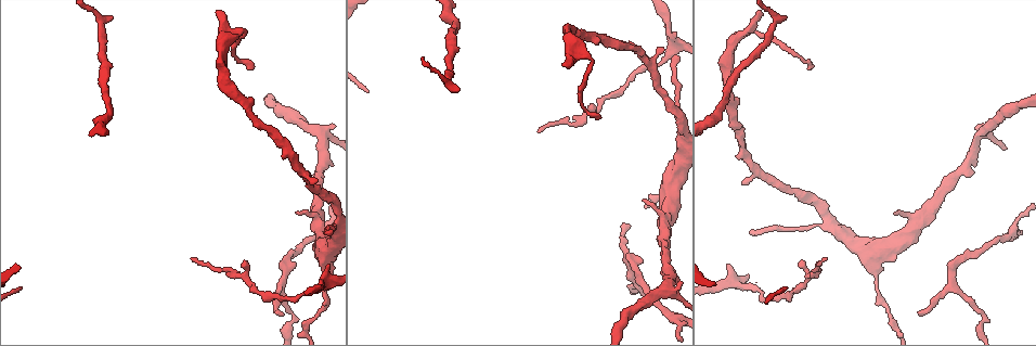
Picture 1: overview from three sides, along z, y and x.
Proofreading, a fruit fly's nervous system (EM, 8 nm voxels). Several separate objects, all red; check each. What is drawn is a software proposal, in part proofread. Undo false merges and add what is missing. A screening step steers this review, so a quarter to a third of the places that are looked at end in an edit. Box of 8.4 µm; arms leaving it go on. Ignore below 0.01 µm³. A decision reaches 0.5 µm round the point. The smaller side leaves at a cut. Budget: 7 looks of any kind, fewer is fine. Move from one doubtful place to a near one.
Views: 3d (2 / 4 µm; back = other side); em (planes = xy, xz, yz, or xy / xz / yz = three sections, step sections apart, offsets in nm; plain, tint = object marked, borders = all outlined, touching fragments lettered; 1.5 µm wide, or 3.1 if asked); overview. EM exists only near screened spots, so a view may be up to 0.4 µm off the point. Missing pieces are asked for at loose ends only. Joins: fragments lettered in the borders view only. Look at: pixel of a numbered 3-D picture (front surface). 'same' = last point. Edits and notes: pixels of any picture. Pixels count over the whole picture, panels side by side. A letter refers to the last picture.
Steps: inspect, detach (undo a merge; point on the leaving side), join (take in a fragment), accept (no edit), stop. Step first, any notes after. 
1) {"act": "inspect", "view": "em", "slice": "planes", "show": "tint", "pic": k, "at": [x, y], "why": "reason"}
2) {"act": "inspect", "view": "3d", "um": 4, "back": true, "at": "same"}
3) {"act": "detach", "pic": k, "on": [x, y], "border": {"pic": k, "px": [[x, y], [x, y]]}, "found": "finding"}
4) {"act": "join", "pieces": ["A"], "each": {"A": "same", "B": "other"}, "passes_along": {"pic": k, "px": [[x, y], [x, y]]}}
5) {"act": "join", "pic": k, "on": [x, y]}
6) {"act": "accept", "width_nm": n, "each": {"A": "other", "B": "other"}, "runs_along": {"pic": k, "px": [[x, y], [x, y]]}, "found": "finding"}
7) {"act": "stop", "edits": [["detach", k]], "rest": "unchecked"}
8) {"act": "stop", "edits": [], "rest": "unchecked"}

{"act": "inspect", "view": "em", "slice": "planes", "show": "borders", "pic": 1, "at": [744, 183], "why": "an open end"}

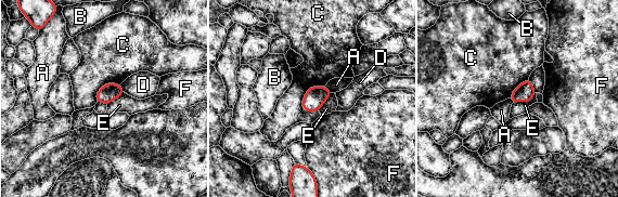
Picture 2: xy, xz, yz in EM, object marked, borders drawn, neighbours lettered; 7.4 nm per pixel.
{"act": "accept", "longest_contact_nm": ["C", 240], "each": {"A": "other", "B": "other", "C": "other", "D": "other", "E": "other", "F": "other"}, "border": {"pic": 2, "px": [[536, 93], [528, 101], [513, 103]]}, "found": "no lettered fragment goes on from it"}

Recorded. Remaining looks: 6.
{"act": "inspect", "view": "3d", "um": 2, "pic": 1, "at": [278, 312], "why": "thin end"}

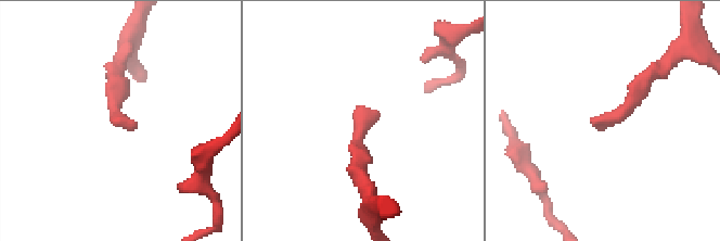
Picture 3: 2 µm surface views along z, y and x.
{"act": "inspect", "view": "em", "slice": "yz", "step": 4, "show": "borders", "pic": 3, "at": [115, 120]}

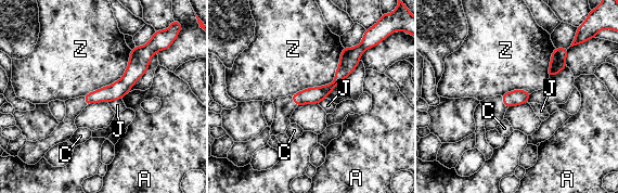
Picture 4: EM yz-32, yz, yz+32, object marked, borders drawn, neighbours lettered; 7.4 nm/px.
{"act": "inspect", "view": "em", "slice": "planes", "show": "borders", "at": "same", "why": "cut it another way"}

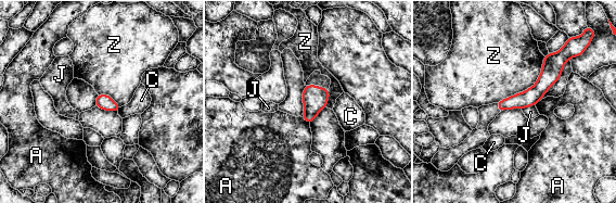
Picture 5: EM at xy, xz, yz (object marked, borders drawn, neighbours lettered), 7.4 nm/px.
{"act": "accept", "width_nm": 110, "each": {"A": "other", "C": "other", "J": "other", "Z": "other"}, "runs_along": {"pic": 5, "px": [[557, 54], [528, 98], [501, 106]]}, "found": "no lettered fragment goes on from it"}

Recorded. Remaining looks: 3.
{"act": "inspect", "view": "em", "slice": "xz", "step": 8, "show": "borders", "pic": 1, "at": [600, 115], "why": "branch stops here"}

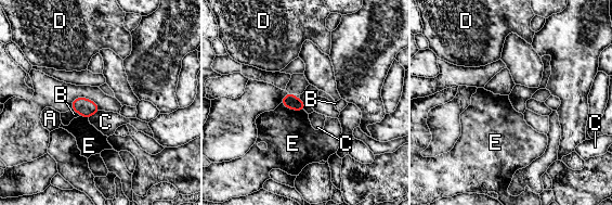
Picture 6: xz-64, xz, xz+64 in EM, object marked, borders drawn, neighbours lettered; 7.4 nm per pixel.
{"act": "inspect", "view": "em", "slice": "planes", "show": "borders", "at": "same"}

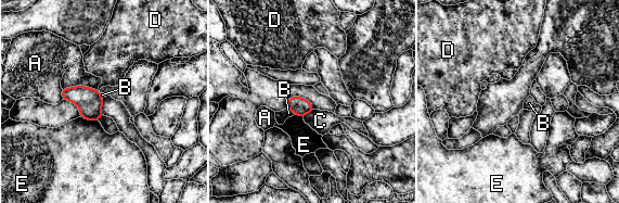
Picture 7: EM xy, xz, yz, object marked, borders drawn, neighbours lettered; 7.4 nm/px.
{"act": "accept", "each": {"A": "other", "B": "other", "C": "other", "D": "other", "E": "other"}, "border": {"pic": 7, "px": [[286, 108], [295, 114]]}, "found": "no lettered fragment goes on from it"}

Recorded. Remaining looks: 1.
{"act": "stop", "edits": [], "rest": "unchecked"}

